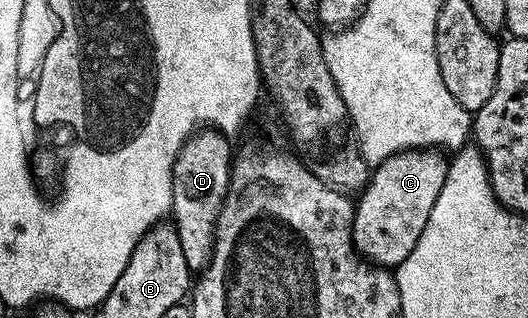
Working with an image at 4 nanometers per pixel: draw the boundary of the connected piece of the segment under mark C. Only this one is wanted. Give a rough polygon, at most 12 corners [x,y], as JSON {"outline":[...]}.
{"outline":[[405,150],[357,199],[354,247],[396,268],[424,232],[449,170]]}

